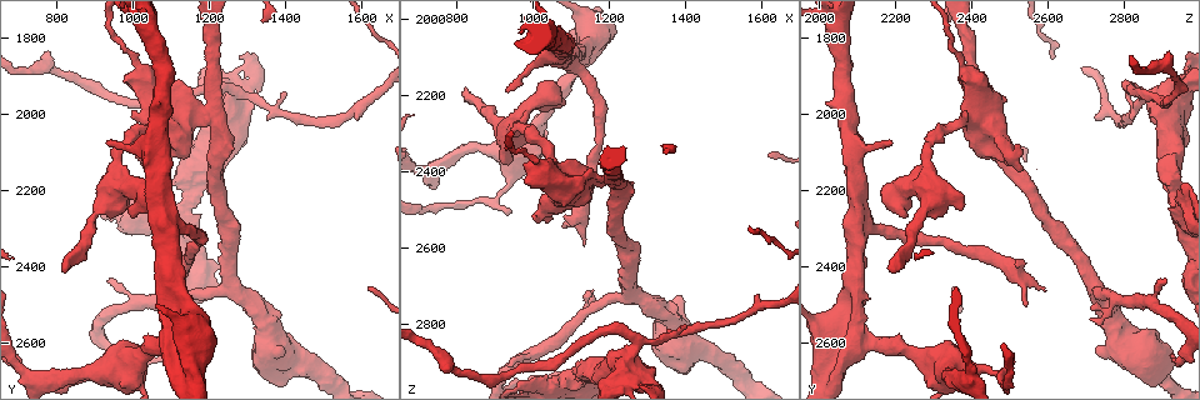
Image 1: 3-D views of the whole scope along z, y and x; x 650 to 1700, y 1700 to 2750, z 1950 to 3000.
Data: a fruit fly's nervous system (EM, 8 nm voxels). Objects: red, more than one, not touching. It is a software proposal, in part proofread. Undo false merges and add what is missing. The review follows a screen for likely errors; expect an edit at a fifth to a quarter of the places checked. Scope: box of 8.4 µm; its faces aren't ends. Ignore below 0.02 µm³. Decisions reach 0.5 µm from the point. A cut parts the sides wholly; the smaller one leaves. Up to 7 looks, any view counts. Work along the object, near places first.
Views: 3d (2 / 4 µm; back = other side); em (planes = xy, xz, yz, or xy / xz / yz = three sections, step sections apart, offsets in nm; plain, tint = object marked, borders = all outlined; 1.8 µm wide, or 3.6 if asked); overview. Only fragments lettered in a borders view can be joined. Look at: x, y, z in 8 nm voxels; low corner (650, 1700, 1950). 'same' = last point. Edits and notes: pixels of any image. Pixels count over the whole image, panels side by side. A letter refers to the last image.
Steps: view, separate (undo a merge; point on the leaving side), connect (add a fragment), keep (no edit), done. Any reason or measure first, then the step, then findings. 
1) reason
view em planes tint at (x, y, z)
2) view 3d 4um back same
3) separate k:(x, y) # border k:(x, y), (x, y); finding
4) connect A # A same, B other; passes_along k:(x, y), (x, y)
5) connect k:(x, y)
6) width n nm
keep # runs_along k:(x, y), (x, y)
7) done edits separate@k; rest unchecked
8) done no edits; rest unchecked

arms part here
view 3d 4um at (1165, 2135, 2930)

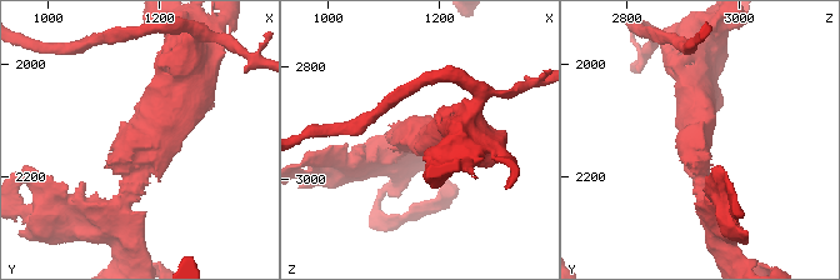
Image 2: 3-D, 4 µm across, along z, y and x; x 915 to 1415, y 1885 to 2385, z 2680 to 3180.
shape alone is not enough
view em 3.6um yz step 4 tint at (1170, 2135, 2920)

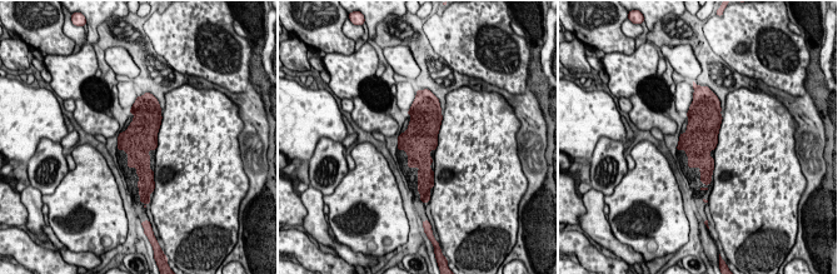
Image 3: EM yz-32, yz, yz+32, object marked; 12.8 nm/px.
another direction
view em 3.6um planes borders same

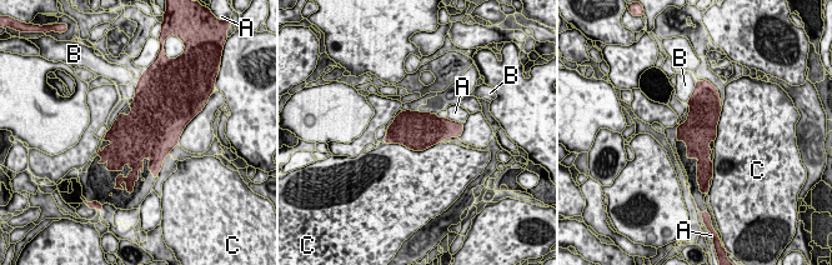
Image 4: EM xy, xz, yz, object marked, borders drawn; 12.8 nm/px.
width 460 nm
keep # A other, B other, C other; border 4:(441, 140), (422, 150), (382, 141); all the same neuron

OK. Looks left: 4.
small branch off a trunk
view 3d 4um at (1245, 1935, 2820)

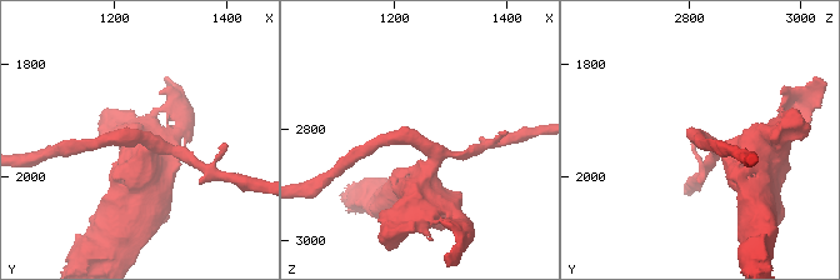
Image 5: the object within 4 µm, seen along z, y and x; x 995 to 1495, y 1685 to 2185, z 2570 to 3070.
view em yz step 16 borders at (1245, 1930, 2825)

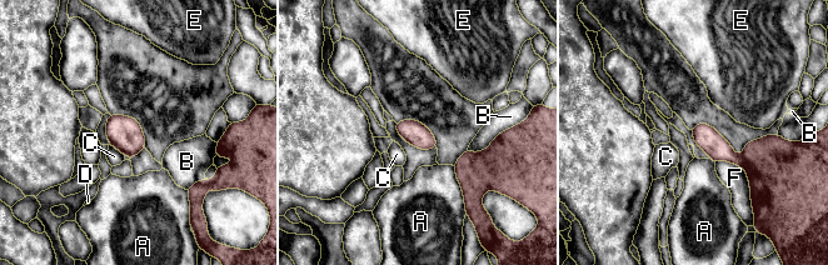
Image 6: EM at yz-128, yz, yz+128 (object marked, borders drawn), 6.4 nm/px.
longest_contact F 340 nm
separate 6:(711, 141) # A other, B other, C other, D other, E other, F other; border 6:(742, 155), (744, 168); two neurons meet here

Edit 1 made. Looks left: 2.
free end
view em planes tint at (810, 2410, 2195)

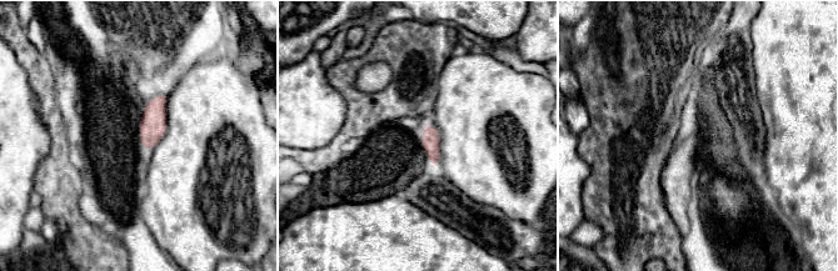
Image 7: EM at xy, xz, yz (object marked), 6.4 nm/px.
view em planes borders same

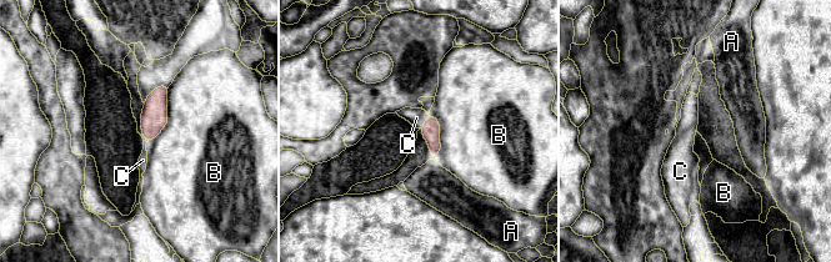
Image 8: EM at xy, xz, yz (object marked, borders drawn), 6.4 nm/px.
connect 8:(416, 117) # A other, B other, C same; the neuron continues

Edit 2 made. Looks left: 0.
done edits separate@6, connect@8; rest unchecked

